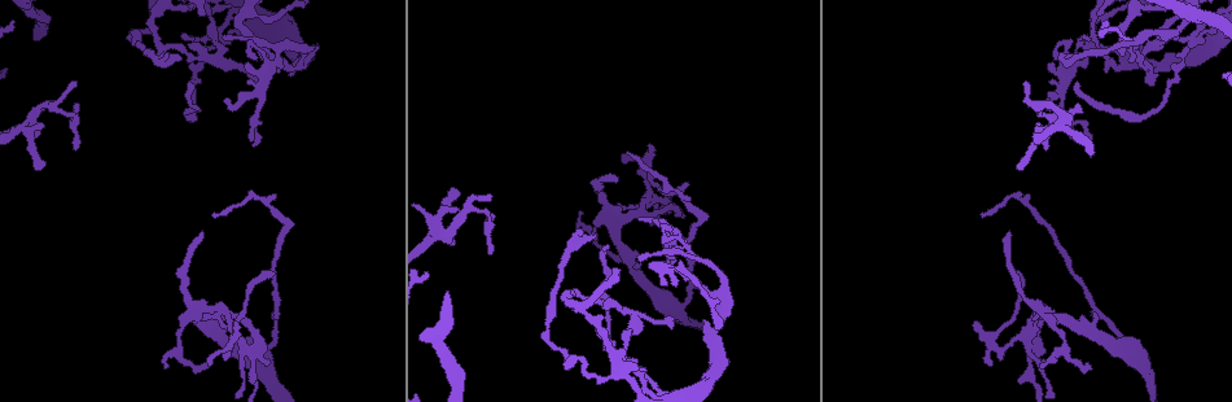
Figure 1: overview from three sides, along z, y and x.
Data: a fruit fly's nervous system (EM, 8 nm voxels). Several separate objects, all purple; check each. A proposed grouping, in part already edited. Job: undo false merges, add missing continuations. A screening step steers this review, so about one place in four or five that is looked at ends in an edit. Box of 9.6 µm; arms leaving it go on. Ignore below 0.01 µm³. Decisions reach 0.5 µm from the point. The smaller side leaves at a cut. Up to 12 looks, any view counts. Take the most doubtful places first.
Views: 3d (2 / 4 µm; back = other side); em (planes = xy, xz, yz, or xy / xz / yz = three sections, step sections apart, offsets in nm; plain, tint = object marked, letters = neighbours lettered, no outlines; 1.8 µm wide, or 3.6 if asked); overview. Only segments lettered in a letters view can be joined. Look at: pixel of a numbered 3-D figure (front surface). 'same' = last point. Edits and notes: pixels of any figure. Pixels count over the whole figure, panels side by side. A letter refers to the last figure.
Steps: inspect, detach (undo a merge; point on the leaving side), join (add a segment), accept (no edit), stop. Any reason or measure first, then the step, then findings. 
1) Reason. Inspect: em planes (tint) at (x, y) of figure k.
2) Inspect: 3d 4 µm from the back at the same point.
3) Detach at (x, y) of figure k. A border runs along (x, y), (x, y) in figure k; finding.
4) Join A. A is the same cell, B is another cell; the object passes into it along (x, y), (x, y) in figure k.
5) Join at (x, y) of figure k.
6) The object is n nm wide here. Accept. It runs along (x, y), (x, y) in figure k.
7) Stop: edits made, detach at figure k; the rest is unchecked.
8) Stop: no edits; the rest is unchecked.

Touches itself. Inspect: em planes (letters) at (219, 31) of figure 1.

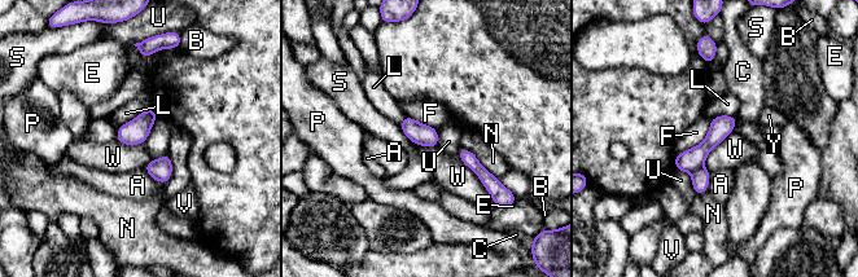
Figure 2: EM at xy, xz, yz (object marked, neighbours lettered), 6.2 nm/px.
The object is 140 nm wide here. Accept. A, B, C, E, F, L, N, P, S, U, V, W and Y are other cells; a border runs along (732, 131), (708, 154), (704, 168) in figure 2; continuous, no second neuron.

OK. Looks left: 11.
An open end. Inspect: em xy step 4 (letters) at (1021, 166) of figure 1.

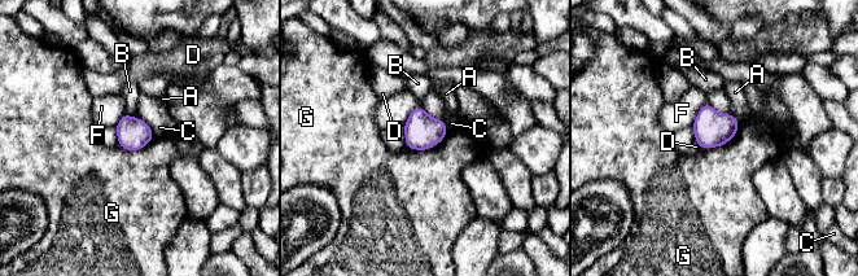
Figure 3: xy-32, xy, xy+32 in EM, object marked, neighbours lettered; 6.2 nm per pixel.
Inspect: em planes (letters) at the same point.

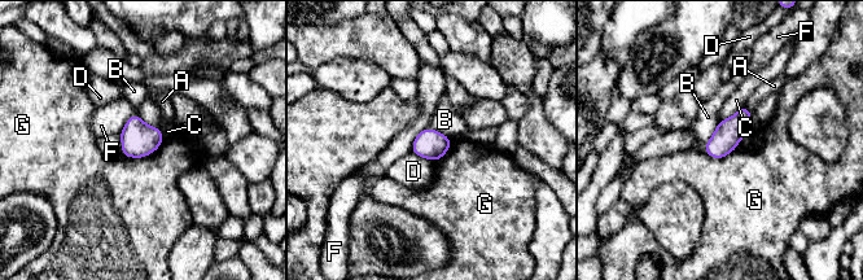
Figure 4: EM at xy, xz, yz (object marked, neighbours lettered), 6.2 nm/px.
Accept. A, B, C, D, F and G are other cells; a border runs along (165, 140), (147, 156), (122, 156) in figure 4; none of them fits.

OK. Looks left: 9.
Branch stops here. Inspect: 3d 2 µm at (973, 322) of figure 1.

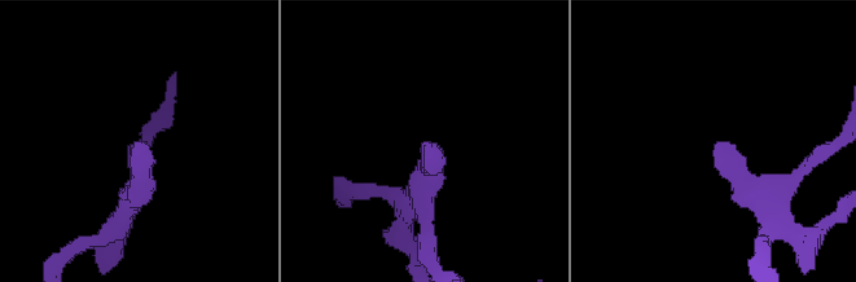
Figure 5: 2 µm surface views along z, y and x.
Inspect: em xz step 4 (letters) at (136, 143) of figure 5.

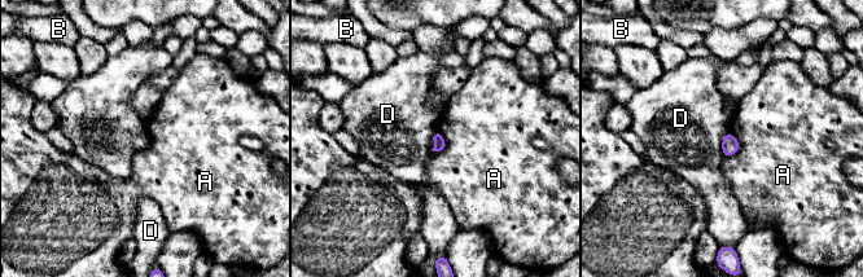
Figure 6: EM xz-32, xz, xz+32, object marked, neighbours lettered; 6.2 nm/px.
The longest contact is with A, 180 nm. Accept. A, B and D are other cells; no lettered segment goes on from it.

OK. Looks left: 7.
Branch stops here. Inspect: 3d 4 µm from the back at (731, 306) of figure 1.

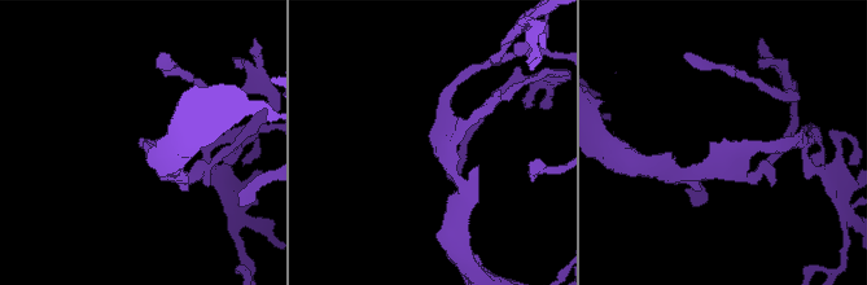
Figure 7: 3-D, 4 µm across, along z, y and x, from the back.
Shape alone is not enough. Inspect: em xy step 4 (plain) at (725, 139) of figure 7.

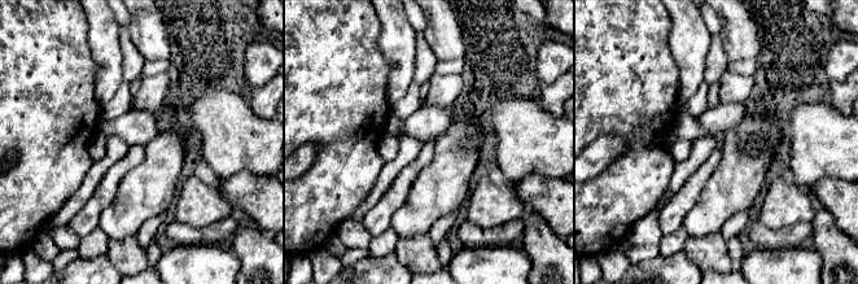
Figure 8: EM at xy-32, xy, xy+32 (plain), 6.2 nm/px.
Inspect: em xy step 4 (letters) at the same point.

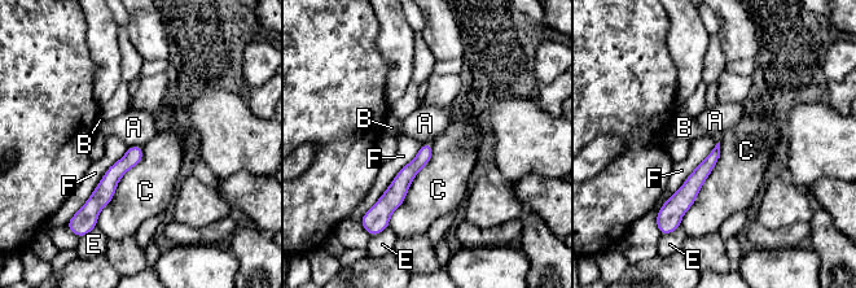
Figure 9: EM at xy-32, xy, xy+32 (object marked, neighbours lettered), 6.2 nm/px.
Accept. A, B, C, E and F are other cells; it runs along (428, 145), (387, 203), (387, 210) in figure 9; none of them fits.

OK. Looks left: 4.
Branch stops here. Inspect: 3d 4 µm at (1026, 81) of figure 1.

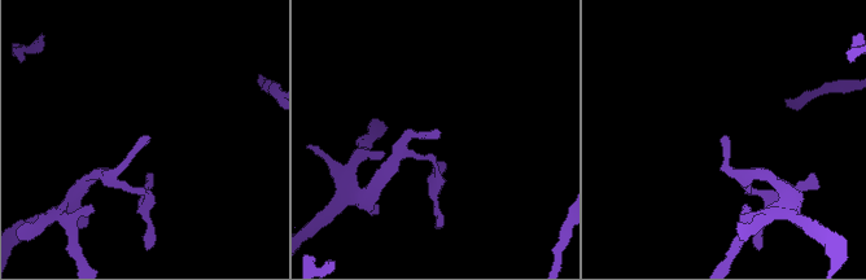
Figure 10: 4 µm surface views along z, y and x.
Shape alone is not enough. Inspect: em planes (tint) at (433, 133) of figure 10.

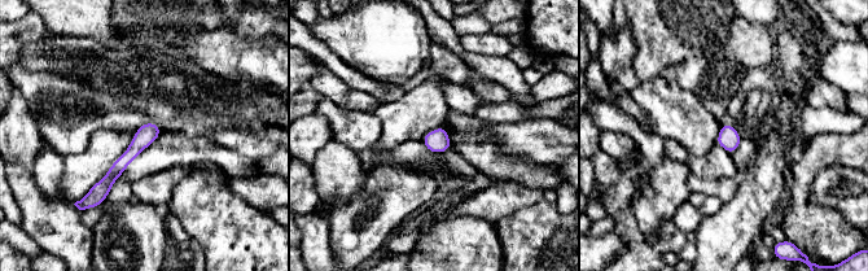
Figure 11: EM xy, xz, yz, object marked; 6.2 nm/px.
Inspect: em planes (letters) at the same point.

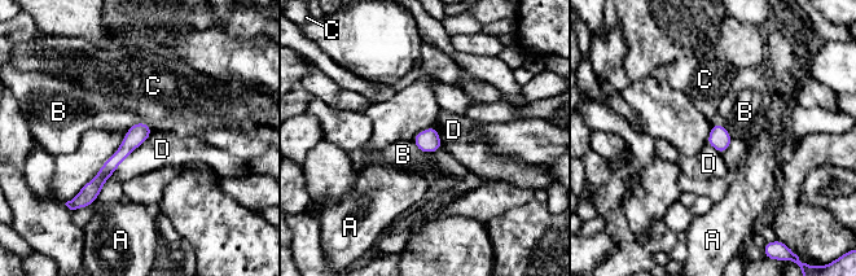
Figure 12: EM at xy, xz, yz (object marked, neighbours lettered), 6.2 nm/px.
The object is 120 nm wide here. Accept. A, B, C and D are other cells; a border runs along (152, 131), (106, 180) in figure 12; no lettered segment goes on from it.

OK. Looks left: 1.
Stop: no edits; the rest is unchecked.

